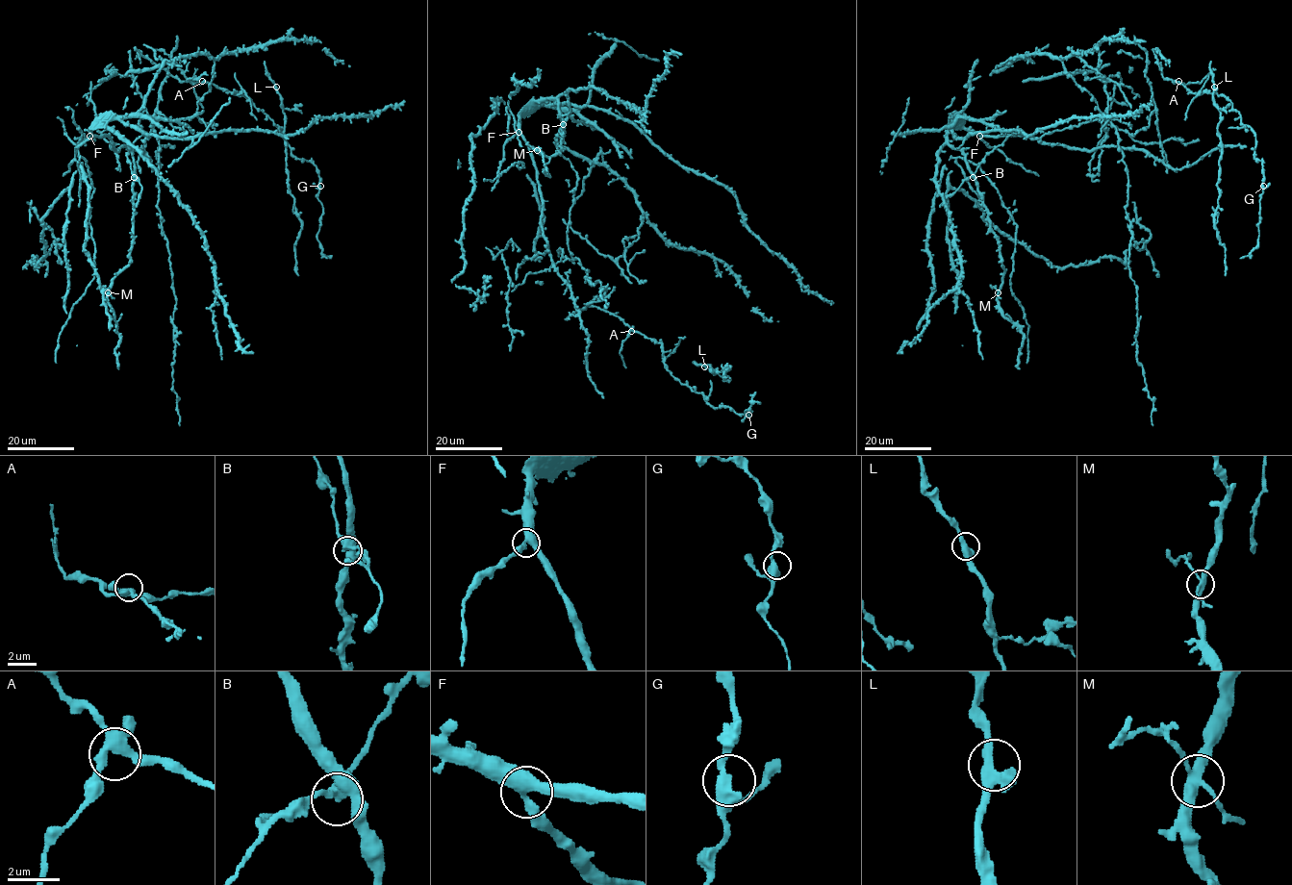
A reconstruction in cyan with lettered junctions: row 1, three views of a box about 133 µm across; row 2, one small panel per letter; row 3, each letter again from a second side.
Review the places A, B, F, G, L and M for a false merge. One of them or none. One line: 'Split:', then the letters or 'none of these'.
Split: M

